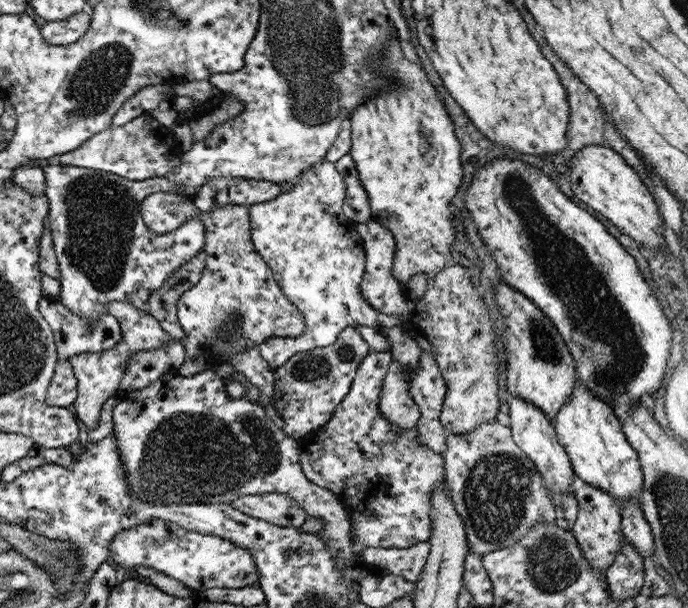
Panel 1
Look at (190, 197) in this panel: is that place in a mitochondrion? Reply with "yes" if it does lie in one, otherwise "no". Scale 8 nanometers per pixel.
no

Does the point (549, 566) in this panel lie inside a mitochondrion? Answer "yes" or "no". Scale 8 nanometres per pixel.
yes

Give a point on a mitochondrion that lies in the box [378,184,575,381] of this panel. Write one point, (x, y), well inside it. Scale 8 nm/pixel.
(546, 350)

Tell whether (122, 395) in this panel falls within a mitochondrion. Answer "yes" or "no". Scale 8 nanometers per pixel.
no

